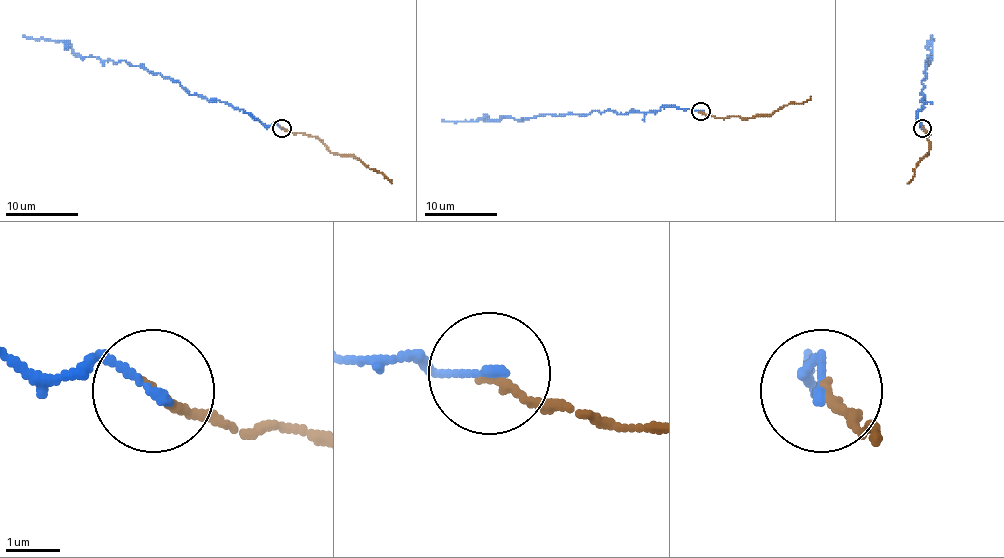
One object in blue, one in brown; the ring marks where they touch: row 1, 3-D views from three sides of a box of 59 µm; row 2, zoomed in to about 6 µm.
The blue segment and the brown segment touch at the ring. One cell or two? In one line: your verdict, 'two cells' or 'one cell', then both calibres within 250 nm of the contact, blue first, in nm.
one cell; calibres 170 and 150 nm

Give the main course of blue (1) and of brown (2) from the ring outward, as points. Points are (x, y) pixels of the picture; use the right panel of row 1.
1: (921, 127), (918, 111), (925, 98), (921, 95), (921, 82), (932, 51), (930, 35)
2: (921, 127), (929, 133), (929, 152), (907, 183)

